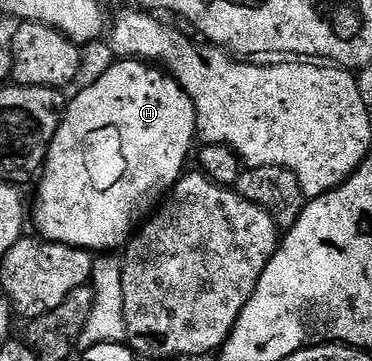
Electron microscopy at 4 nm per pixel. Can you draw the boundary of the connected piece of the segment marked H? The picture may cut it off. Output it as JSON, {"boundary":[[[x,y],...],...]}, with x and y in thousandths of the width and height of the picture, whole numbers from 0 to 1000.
{"boundary":[[[312,166],[282,199],[282,208],[274,208],[272,219],[250,230],[245,241],[218,252],[204,271],[177,283],[169,305],[169,332],[159,341],[153,374],[132,407],[126,452],[116,460],[110,488],[99,501],[105,548],[94,557],[94,579],[89,568],[89,623],[94,612],[97,629],[105,632],[99,637],[102,654],[121,668],[231,690],[255,706],[277,706],[290,695],[315,695],[304,690],[328,693],[341,670],[352,665],[366,637],[376,632],[387,604],[481,510],[484,490],[505,465],[503,432],[513,424],[513,399],[527,399],[527,391],[524,299],[508,274],[508,263],[497,263],[492,244],[462,219],[457,202],[419,186],[414,177],[387,175],[379,166]]]}

